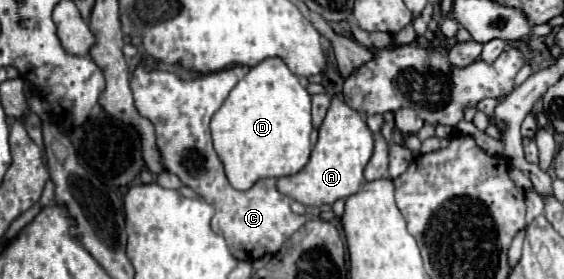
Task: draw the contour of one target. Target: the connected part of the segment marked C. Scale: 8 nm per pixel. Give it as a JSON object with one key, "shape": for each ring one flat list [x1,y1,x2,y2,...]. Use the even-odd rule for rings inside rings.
{"shape":[[140,61,130,77,130,89,138,113,154,123,156,147,164,171,178,175,182,185,194,189,216,209,212,231,226,239,230,253,238,261,252,263,266,253,276,253,306,223,306,217,290,209,290,197,278,191,274,179,262,179,262,183,256,183,250,191,236,191,230,187,222,161,212,147,210,119,246,73,246,65,234,65,194,79,182,79,170,71,146,69,146,63]]}

